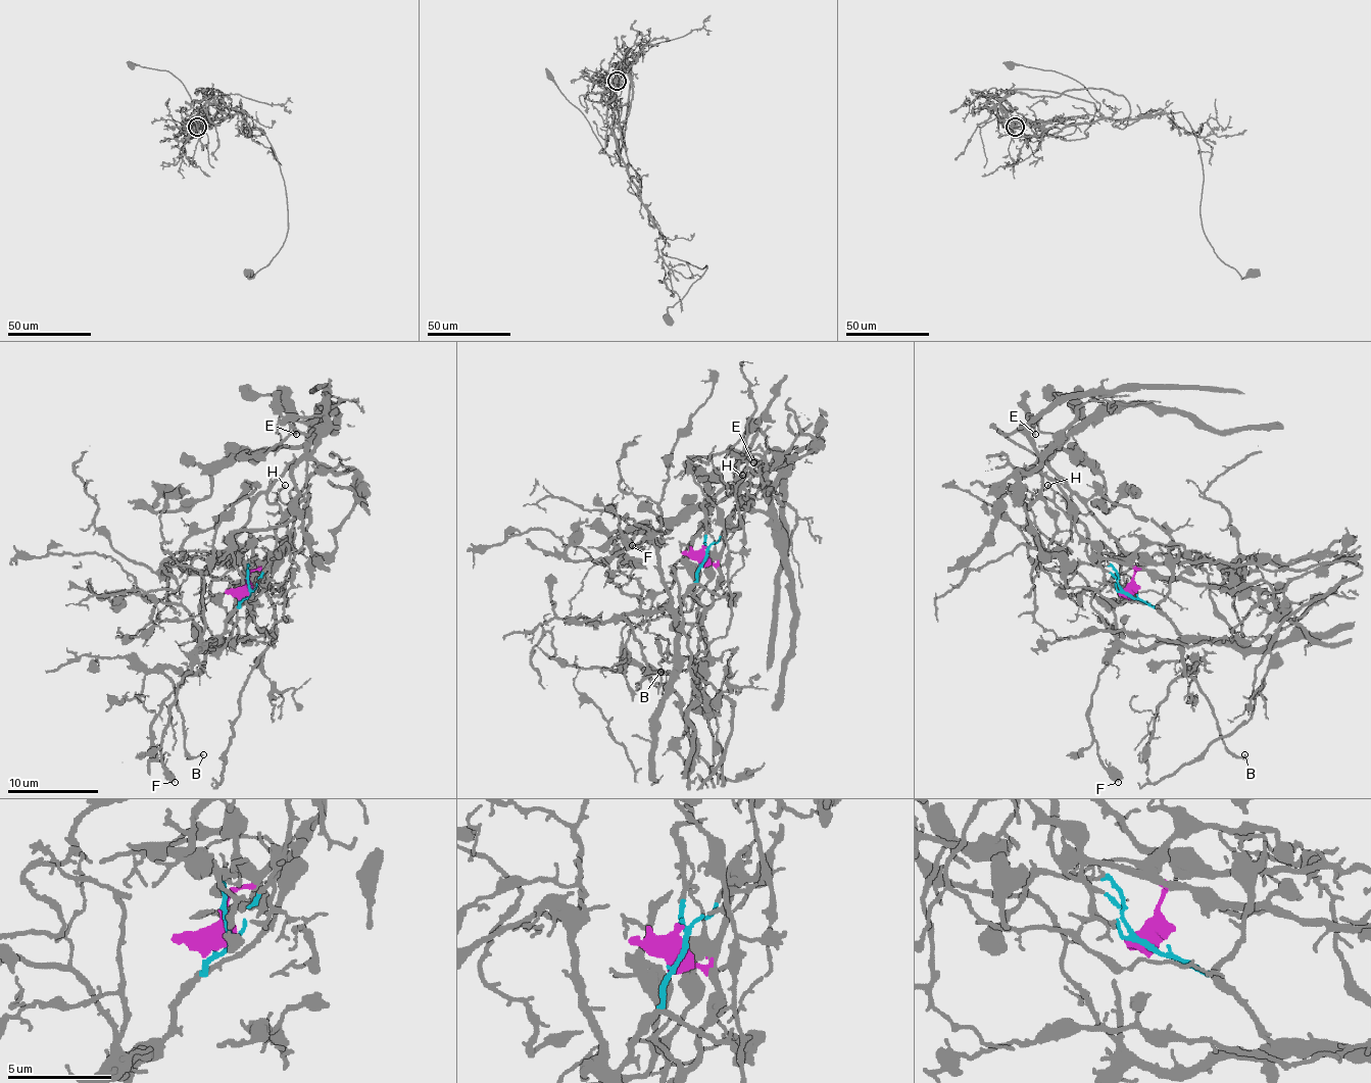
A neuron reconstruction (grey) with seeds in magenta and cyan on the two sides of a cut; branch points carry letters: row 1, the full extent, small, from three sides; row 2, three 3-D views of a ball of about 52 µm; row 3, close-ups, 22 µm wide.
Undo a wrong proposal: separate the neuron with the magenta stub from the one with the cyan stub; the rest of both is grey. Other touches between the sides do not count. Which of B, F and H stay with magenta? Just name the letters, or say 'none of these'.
H

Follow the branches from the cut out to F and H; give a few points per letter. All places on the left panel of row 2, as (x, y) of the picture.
F: (249, 593), (217, 637), (205, 648), (201, 646), (169, 711), (169, 725), (162, 739), (162, 764), (174, 782)
H: (249, 593), (249, 576), (292, 530), (292, 505), (307, 480), (307, 498), (281, 500), (279, 491), (285, 485)

